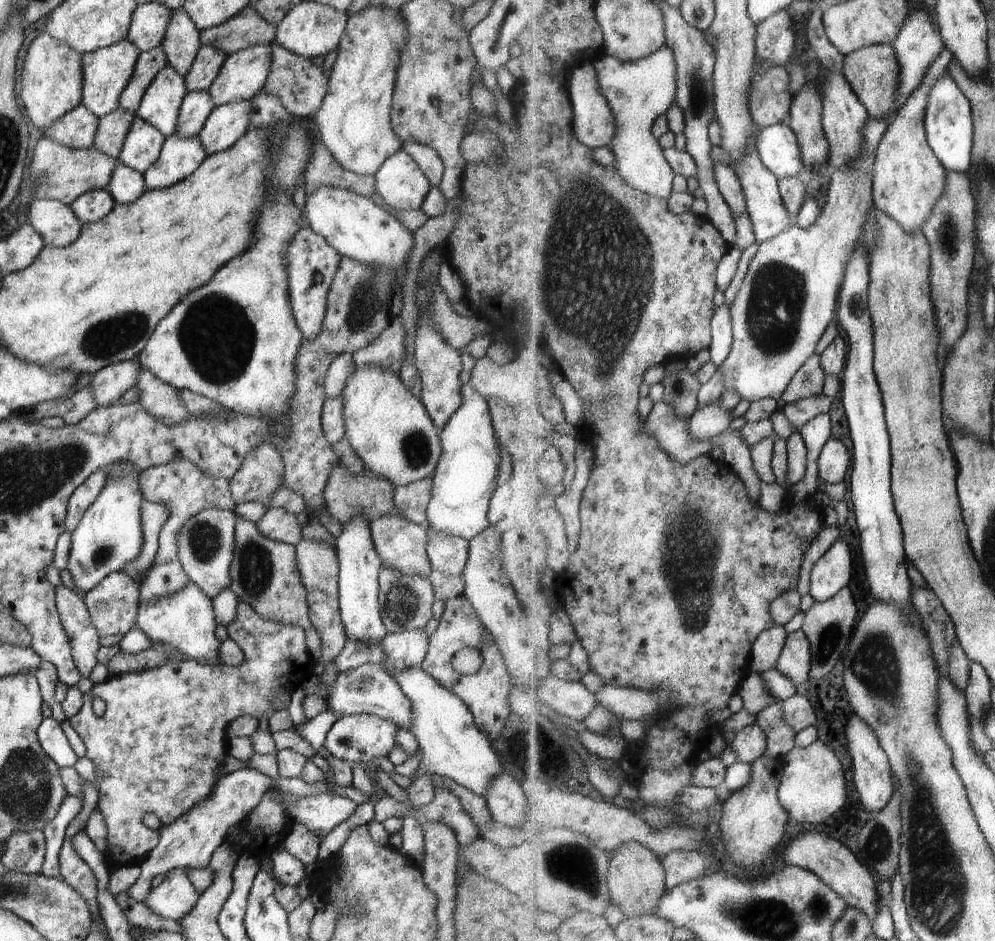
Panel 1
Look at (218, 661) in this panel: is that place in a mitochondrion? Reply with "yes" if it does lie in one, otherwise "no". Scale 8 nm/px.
no

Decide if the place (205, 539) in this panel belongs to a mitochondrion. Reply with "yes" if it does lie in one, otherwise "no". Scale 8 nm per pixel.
yes

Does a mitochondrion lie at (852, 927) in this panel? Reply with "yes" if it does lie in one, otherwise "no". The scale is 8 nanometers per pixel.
yes

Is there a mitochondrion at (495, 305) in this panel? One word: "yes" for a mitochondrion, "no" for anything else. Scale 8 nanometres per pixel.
no

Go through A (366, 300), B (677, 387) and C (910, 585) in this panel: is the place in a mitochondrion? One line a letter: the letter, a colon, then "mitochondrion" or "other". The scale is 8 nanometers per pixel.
A: mitochondrion
B: other
C: other

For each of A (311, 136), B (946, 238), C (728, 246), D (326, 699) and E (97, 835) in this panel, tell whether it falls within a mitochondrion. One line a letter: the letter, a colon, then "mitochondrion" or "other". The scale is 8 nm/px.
A: other
B: mitochondrion
C: other
D: other
E: other

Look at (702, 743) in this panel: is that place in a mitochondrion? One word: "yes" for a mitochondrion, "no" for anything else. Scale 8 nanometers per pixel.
no

